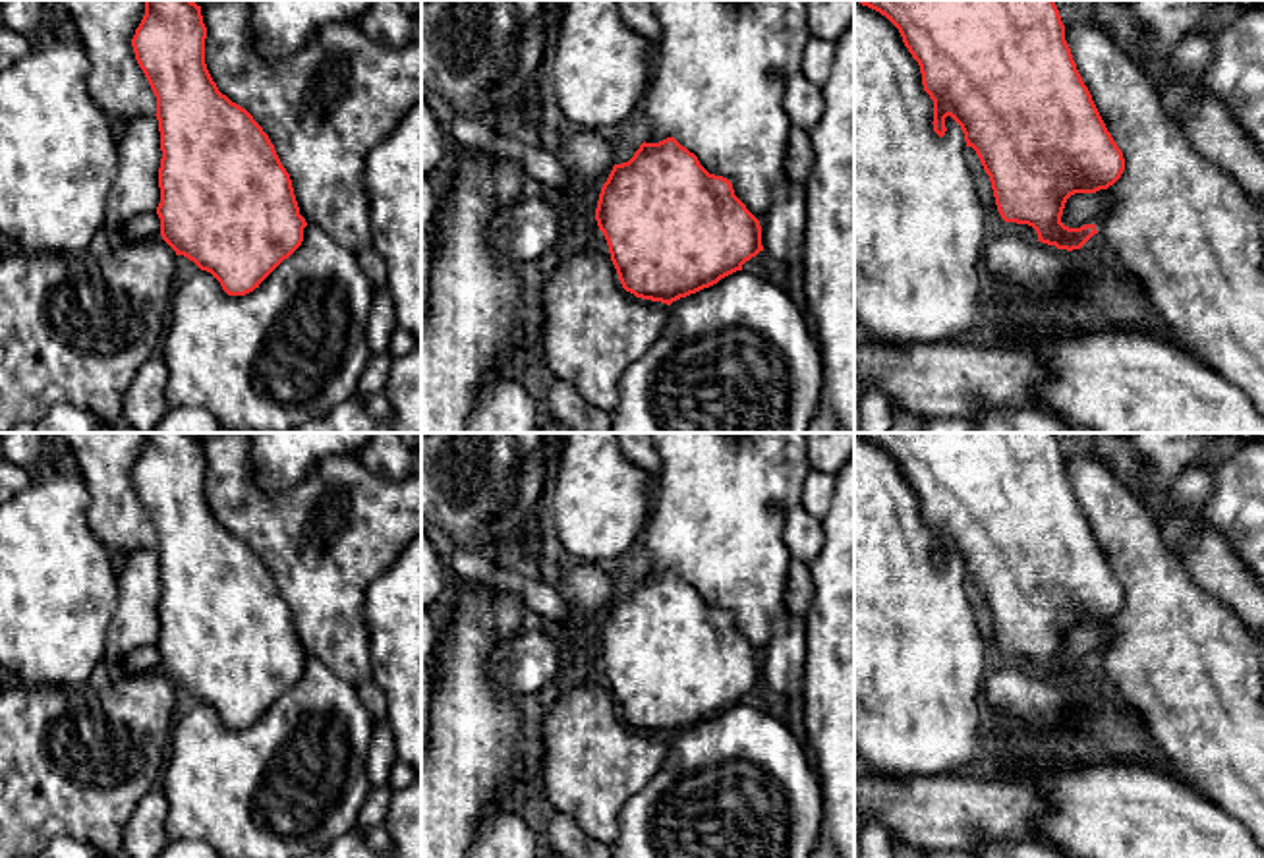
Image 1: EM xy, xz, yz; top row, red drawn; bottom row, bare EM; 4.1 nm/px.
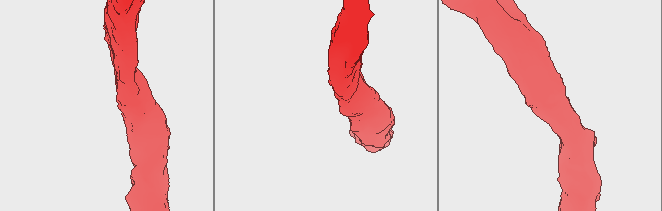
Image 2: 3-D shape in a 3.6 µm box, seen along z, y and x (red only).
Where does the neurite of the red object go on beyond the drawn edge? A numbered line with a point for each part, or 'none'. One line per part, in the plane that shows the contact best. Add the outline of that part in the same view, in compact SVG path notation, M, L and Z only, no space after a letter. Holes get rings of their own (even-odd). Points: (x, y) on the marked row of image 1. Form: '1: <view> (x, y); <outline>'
none

